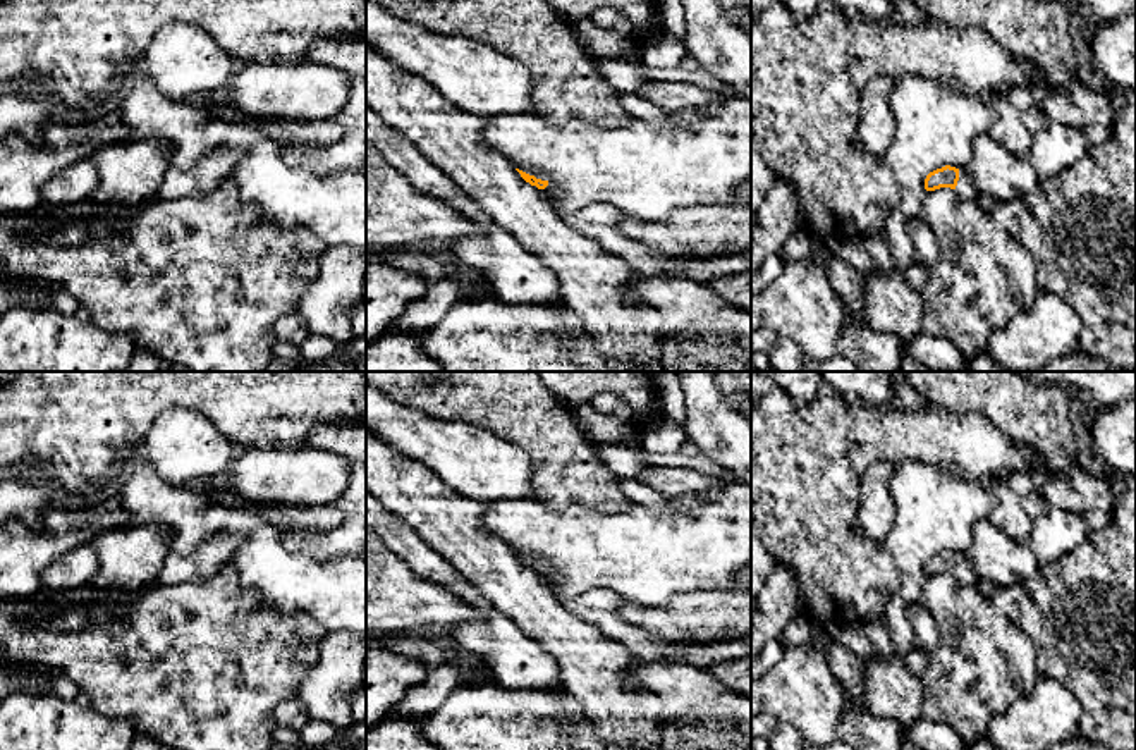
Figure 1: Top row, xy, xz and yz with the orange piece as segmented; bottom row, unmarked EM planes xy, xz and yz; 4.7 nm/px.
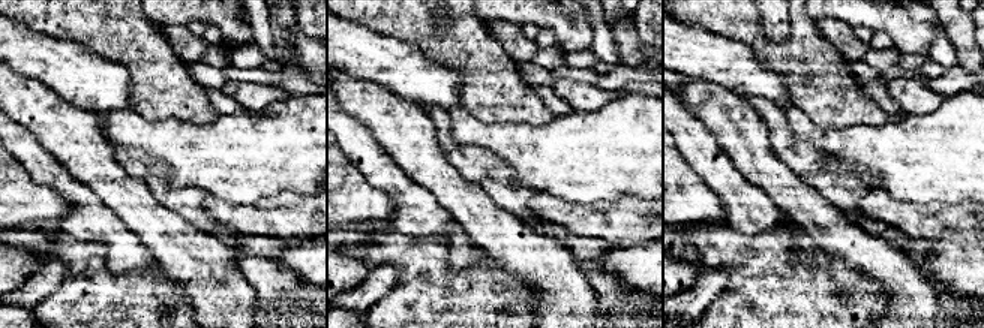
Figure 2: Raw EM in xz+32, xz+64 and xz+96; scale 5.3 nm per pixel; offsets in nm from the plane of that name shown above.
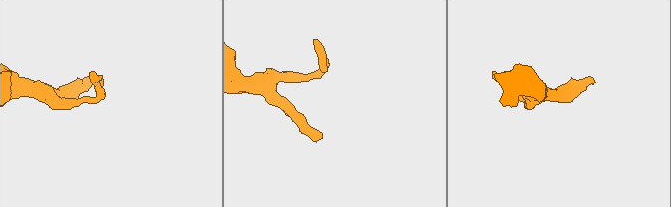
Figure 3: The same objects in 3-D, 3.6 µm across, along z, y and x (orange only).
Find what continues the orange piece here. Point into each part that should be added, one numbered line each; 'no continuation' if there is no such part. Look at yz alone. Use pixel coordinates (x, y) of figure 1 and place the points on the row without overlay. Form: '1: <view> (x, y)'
1: yz (966, 575)

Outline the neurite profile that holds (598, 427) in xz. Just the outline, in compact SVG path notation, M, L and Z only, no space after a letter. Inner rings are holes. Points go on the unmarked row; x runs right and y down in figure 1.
M571 404L572 418L593 444L615 444L619 439L638 439L644 425L634 416L617 418L614 413L598 413L589 404Z

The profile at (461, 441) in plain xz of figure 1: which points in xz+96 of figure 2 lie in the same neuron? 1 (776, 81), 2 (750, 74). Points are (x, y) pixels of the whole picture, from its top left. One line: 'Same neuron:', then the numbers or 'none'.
Same neuron: 1, 2

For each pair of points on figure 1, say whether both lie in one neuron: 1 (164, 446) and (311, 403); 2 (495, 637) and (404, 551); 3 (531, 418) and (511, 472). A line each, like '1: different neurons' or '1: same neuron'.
1: different neurons
2: same neuron
3: different neurons

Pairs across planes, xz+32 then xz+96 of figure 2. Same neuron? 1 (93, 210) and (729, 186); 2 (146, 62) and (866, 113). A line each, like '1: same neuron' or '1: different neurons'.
1: same neuron
2: same neuron

